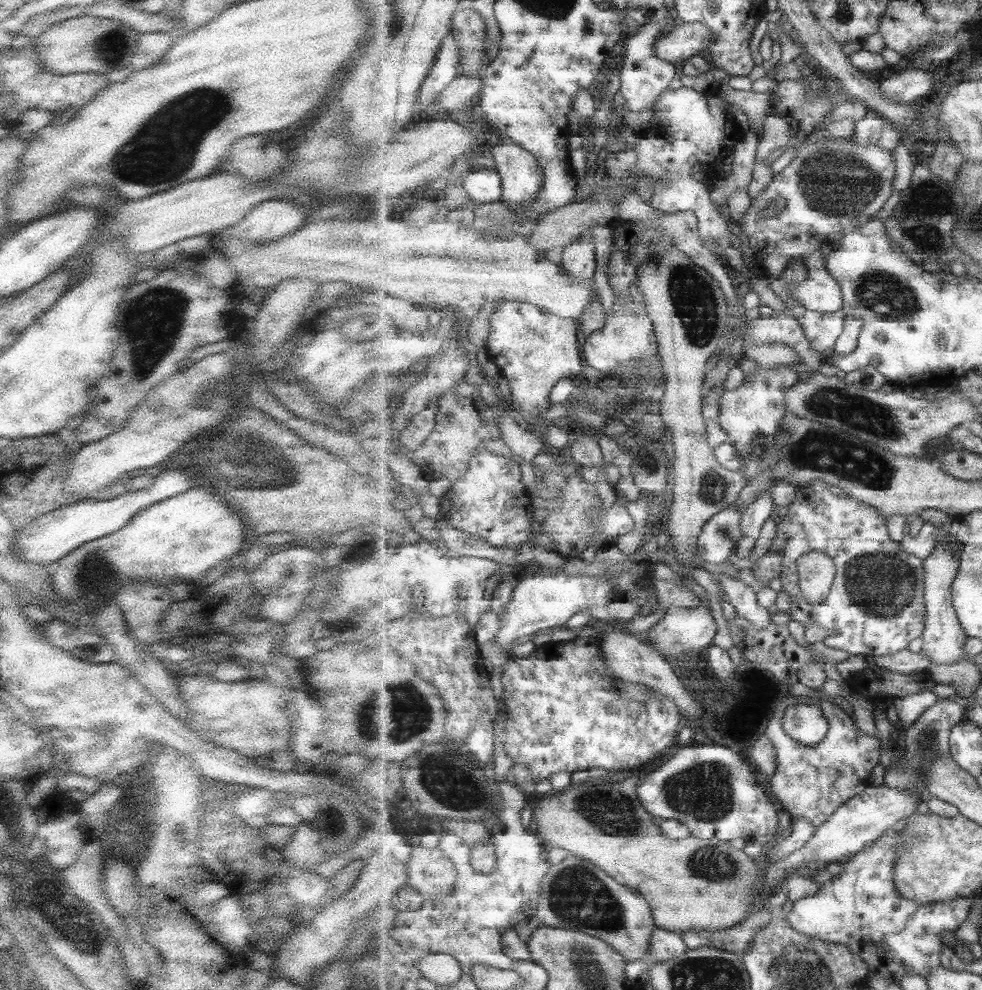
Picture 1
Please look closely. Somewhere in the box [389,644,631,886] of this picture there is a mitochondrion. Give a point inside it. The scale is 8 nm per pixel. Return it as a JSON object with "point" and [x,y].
{"point":[446,781]}

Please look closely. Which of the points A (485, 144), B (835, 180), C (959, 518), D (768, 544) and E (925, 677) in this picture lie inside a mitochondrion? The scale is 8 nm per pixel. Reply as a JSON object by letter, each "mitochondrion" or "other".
{"A":"other","B":"mitochondrion","C":"other","D":"other","E":"other"}

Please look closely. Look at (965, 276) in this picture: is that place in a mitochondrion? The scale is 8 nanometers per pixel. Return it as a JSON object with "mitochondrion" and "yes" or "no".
{"mitochondrion":"no"}

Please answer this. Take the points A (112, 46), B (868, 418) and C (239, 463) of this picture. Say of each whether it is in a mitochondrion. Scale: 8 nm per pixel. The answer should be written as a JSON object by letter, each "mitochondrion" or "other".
{"A":"mitochondrion","B":"mitochondrion","C":"mitochondrion"}

